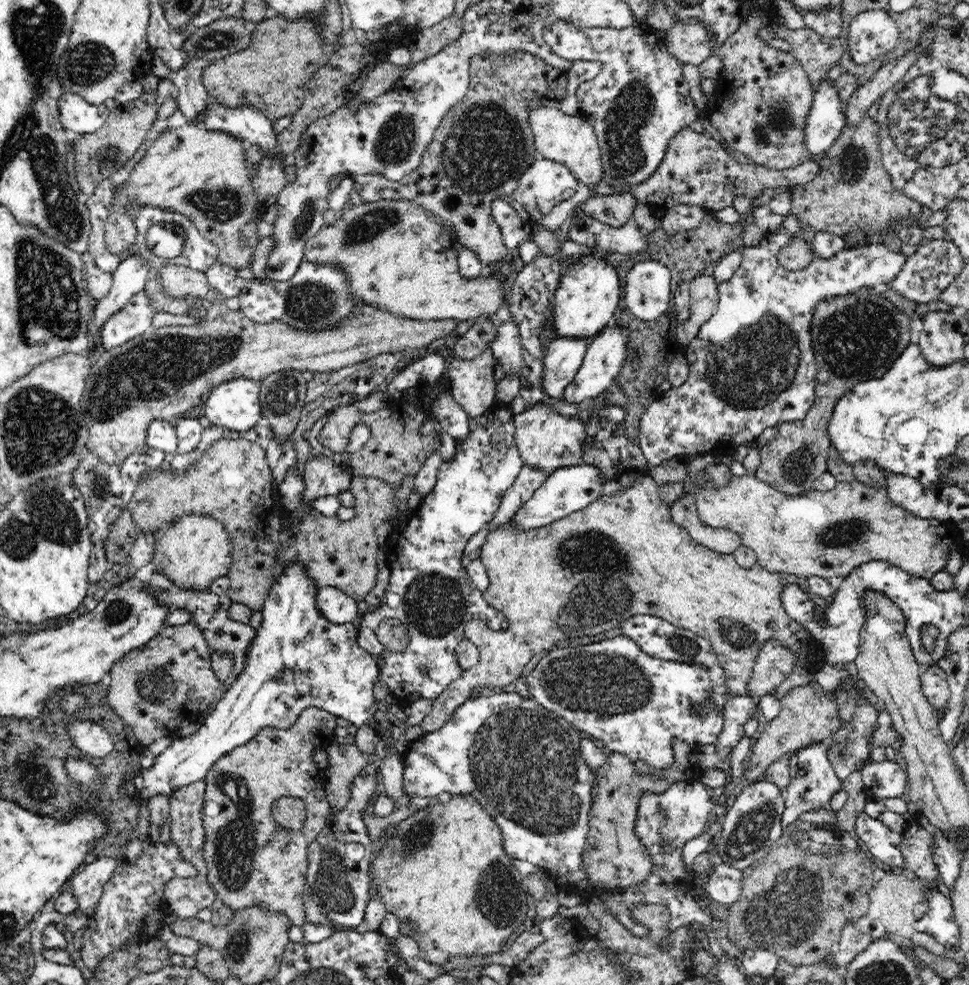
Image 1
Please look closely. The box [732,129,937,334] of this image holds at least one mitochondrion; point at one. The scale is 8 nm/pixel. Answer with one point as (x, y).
(854, 160)

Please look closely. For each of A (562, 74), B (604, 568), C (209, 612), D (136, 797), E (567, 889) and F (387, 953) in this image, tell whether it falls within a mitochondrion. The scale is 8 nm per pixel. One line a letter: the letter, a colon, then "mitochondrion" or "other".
A: other
B: mitochondrion
C: other
D: other
E: other
F: other

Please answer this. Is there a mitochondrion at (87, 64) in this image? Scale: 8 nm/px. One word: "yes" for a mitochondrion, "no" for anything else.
yes

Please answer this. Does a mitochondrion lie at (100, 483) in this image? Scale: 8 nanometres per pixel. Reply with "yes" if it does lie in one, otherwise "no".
yes

